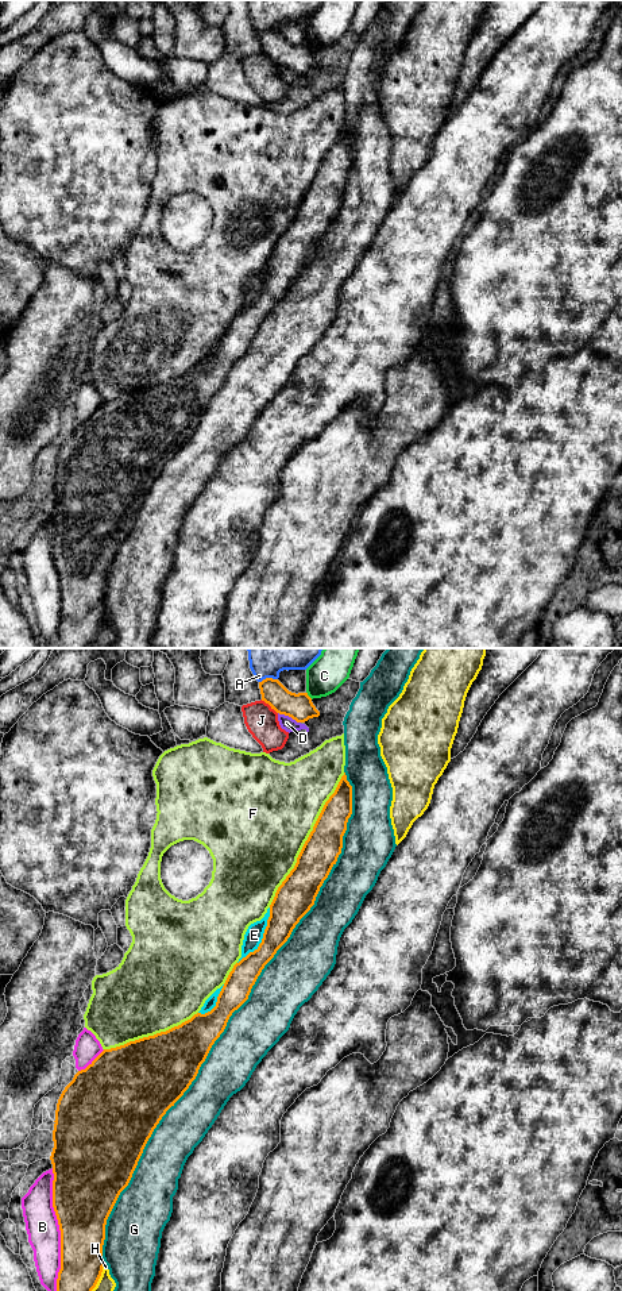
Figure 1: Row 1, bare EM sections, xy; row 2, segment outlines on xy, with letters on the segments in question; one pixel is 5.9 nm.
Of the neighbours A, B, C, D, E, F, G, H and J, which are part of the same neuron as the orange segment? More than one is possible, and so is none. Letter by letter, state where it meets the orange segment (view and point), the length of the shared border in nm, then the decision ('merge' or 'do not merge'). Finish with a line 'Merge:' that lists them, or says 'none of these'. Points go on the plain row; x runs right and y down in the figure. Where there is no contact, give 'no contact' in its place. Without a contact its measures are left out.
A: xy (267, 30) | 110 nm | do not merge
B: xy (61, 584) | 750 nm | do not merge
C: xy (308, 47) | 60 nm | do not merge
D: xy (289, 68) | 150 nm | do not merge
E: xy (263, 289) | 380 nm | do not merge
F: xy (306, 192) | 900 nm | do not merge
G: xy (230, 367) | 3250 nm | do not merge
H: xy (99, 629) | 220 nm | do not merge
J: xy (269, 56) | 130 nm | do not merge
Merge: none of these

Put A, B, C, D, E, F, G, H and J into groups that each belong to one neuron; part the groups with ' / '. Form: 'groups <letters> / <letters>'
groups A / B / C E / D / F / G / H / J

